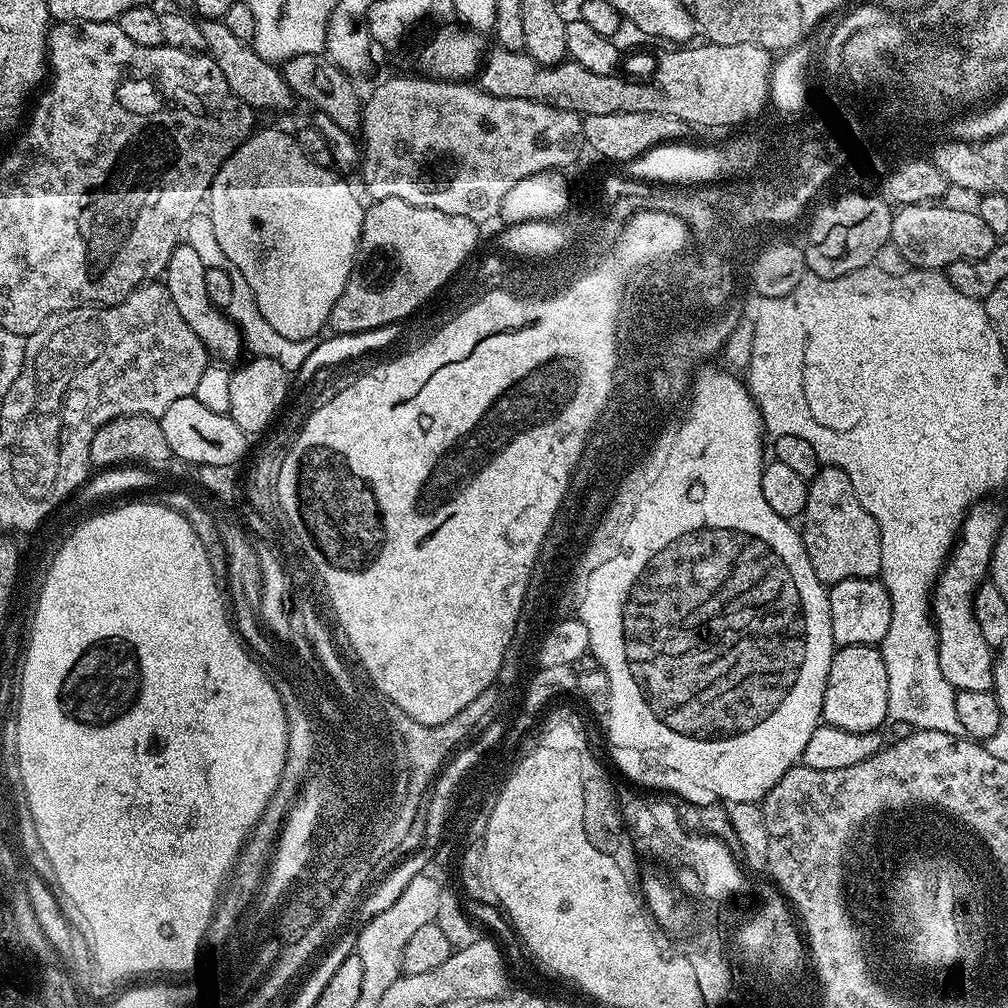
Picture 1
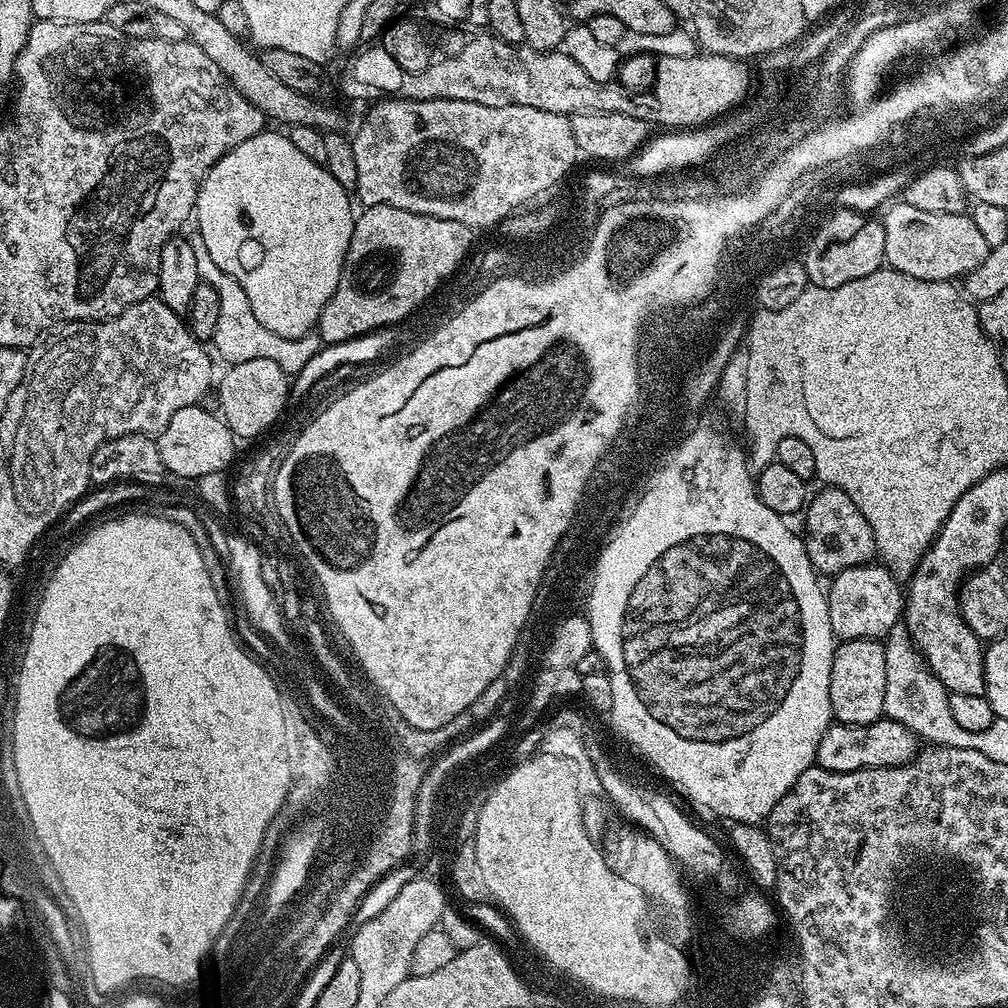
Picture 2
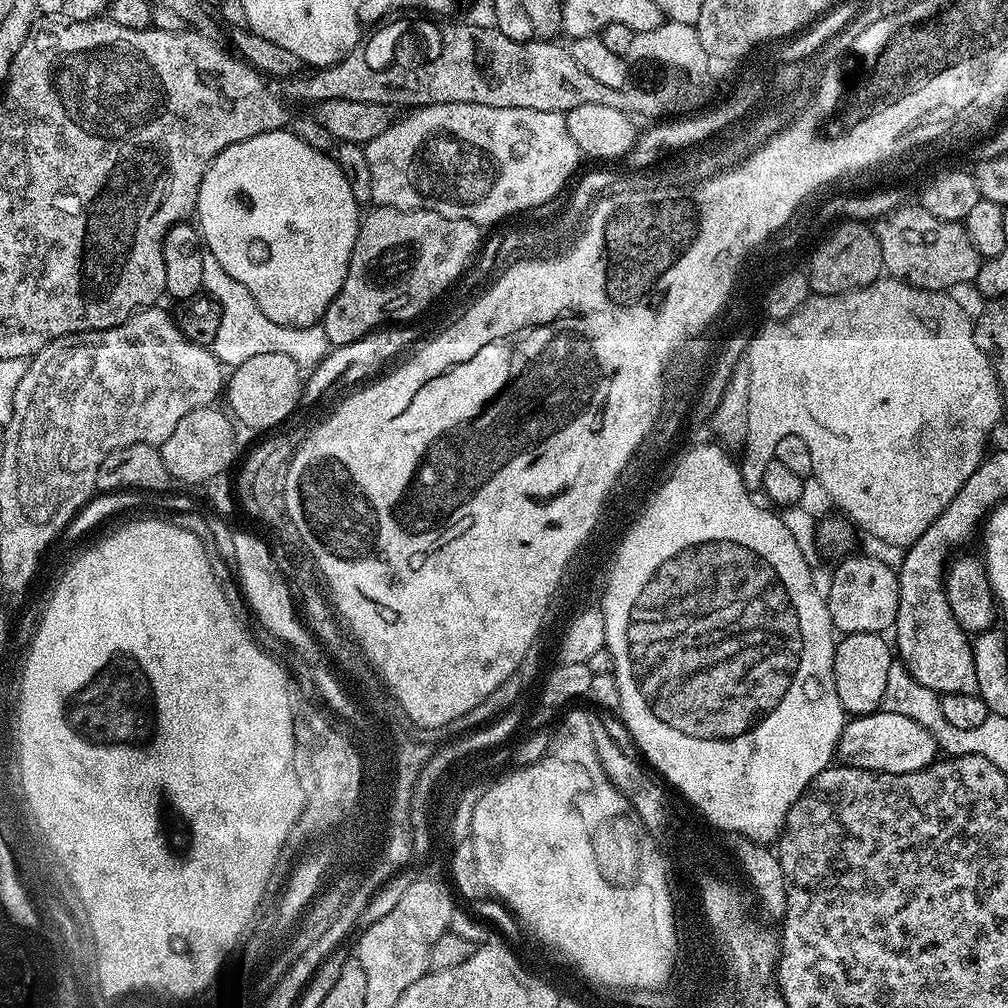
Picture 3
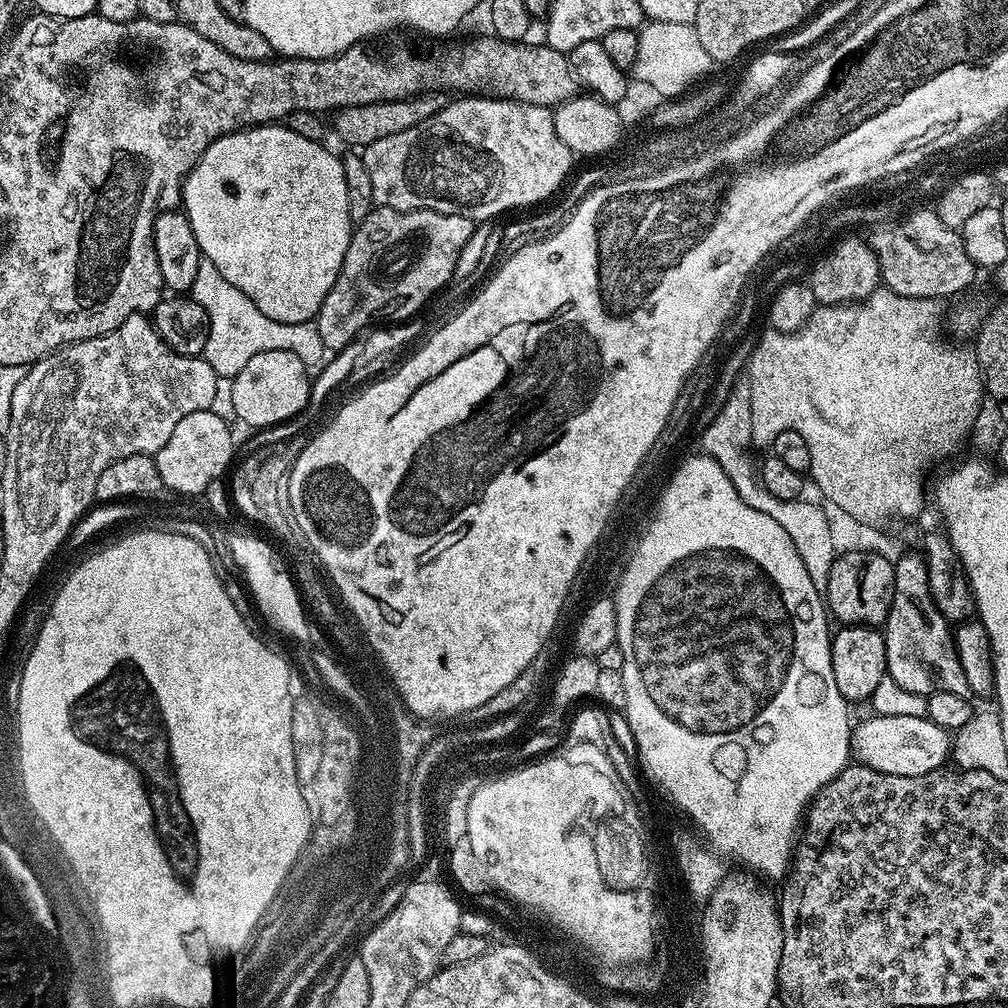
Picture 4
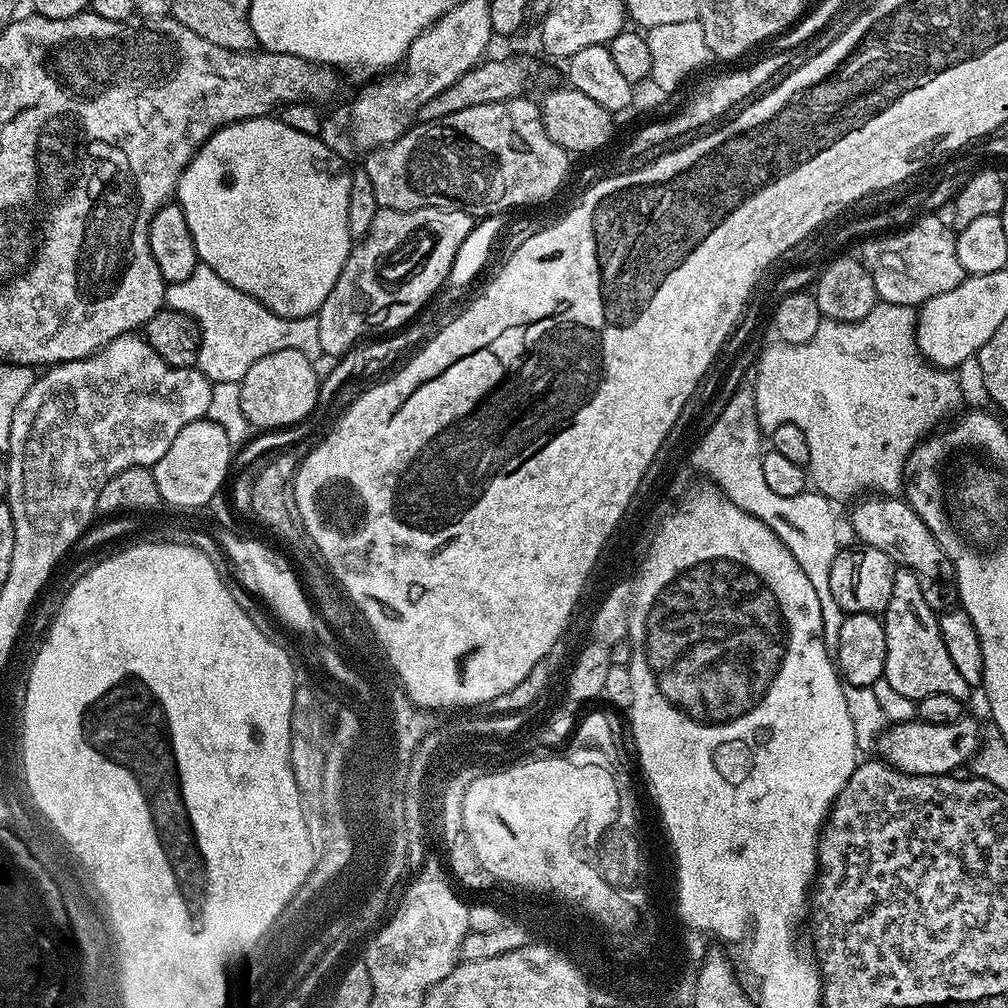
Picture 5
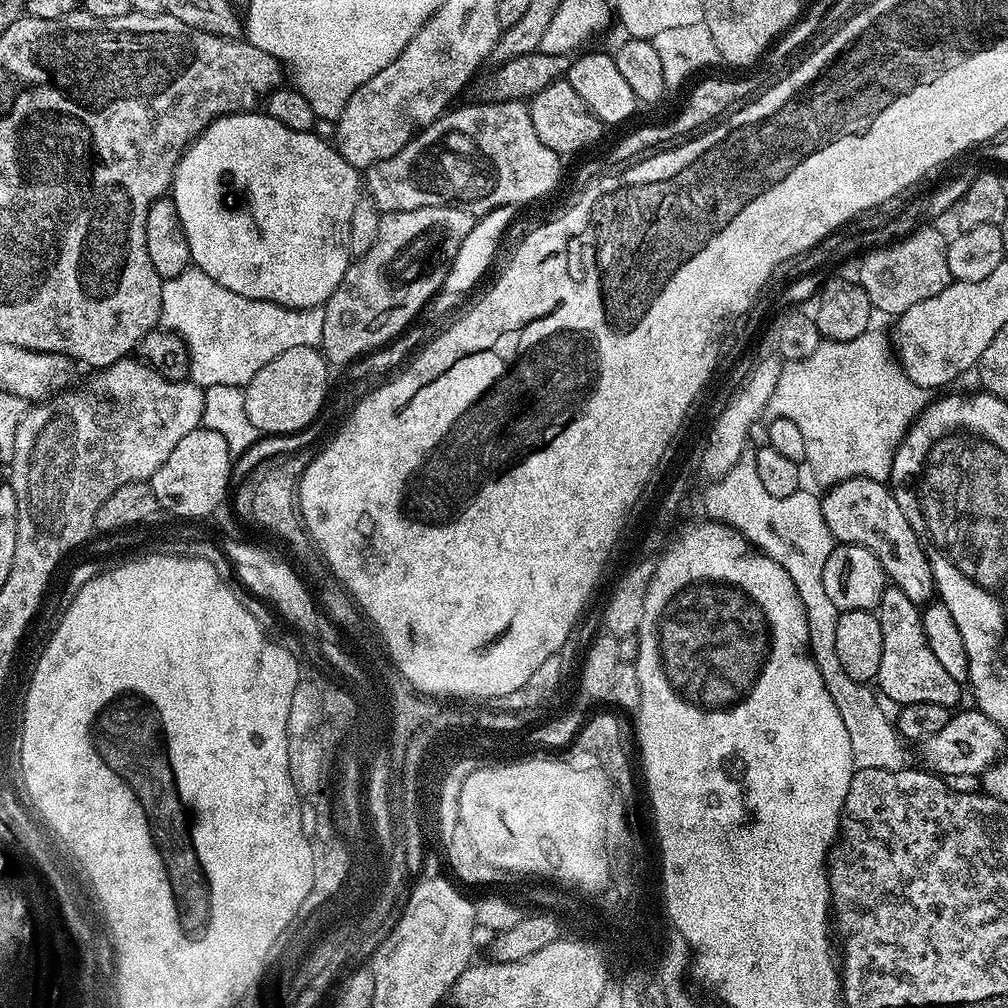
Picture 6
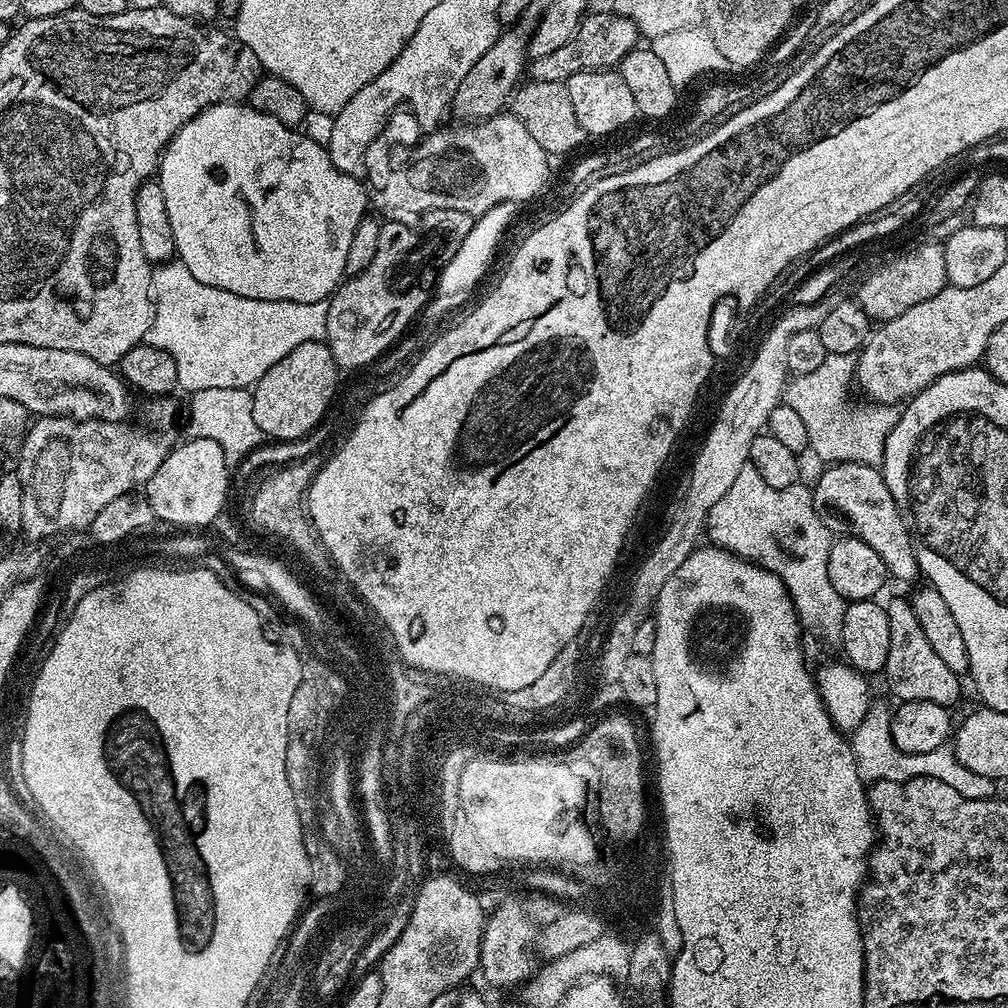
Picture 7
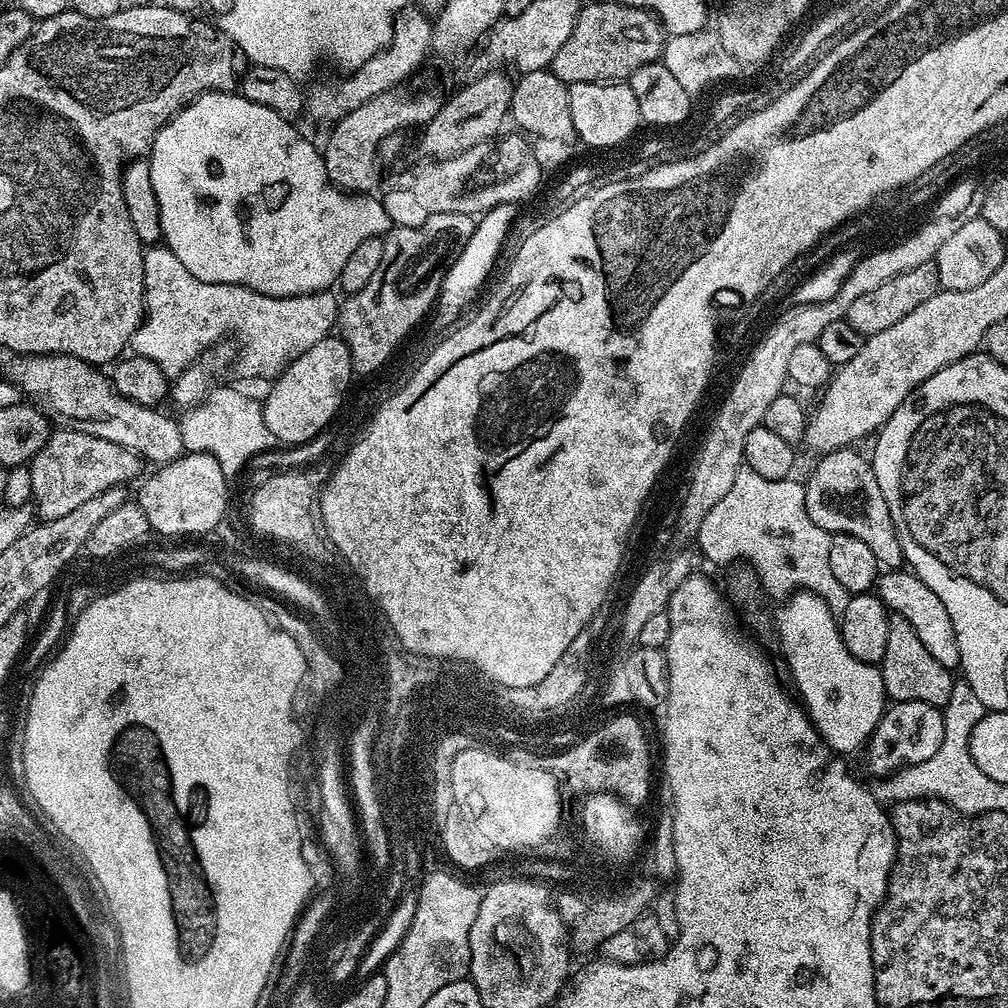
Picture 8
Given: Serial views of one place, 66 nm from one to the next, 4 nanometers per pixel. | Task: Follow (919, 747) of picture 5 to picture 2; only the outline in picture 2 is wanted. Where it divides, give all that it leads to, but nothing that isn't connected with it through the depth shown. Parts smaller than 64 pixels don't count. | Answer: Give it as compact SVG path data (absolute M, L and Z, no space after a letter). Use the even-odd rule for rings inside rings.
M881 718L872 724L842 724L829 726L822 742L818 742L816 764L826 770L849 772L863 768L893 768L909 764L918 751L918 737L896 720Z

